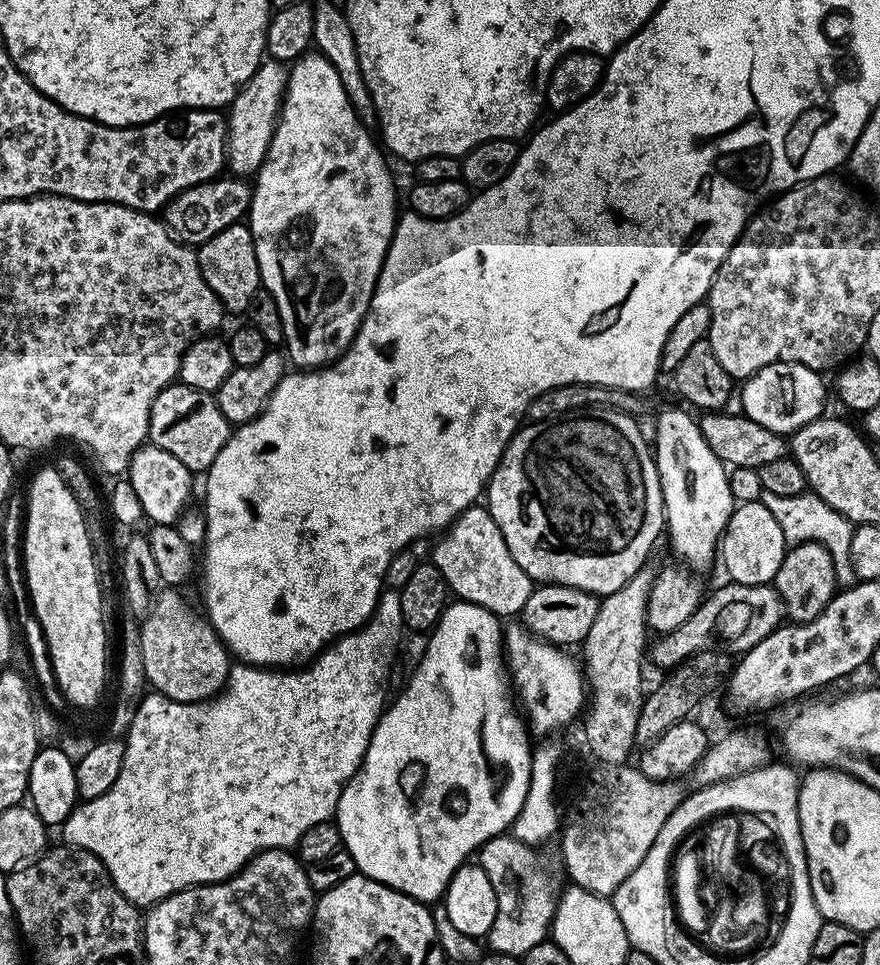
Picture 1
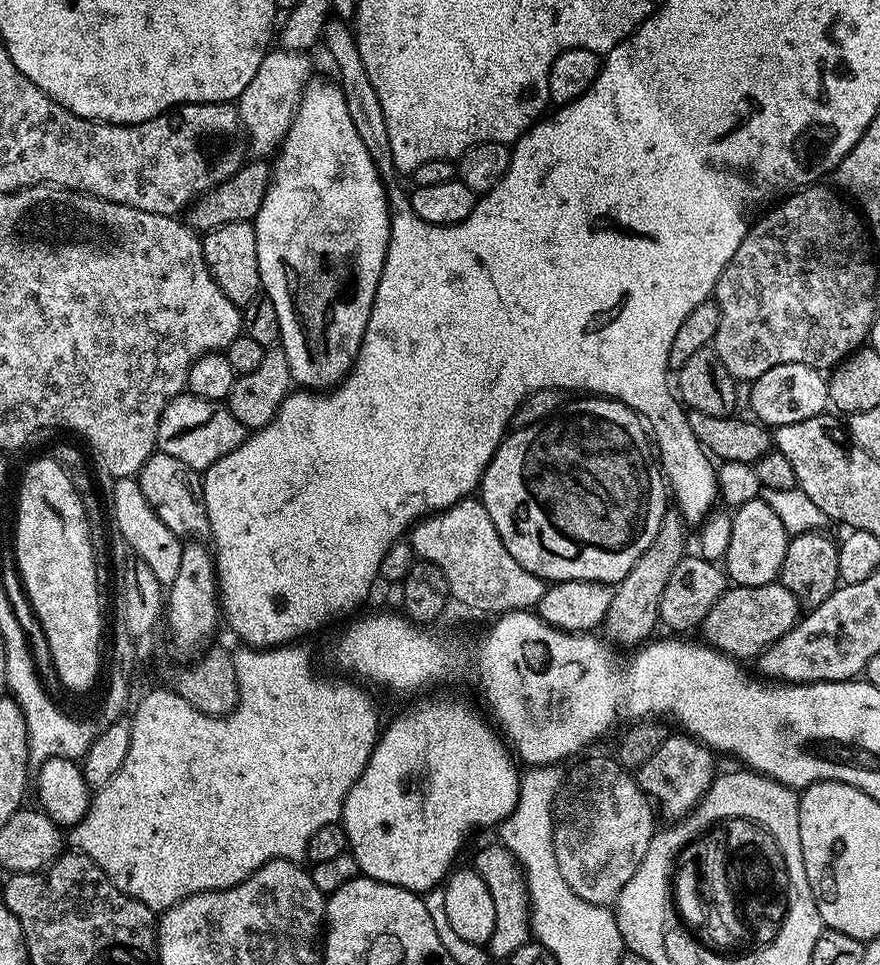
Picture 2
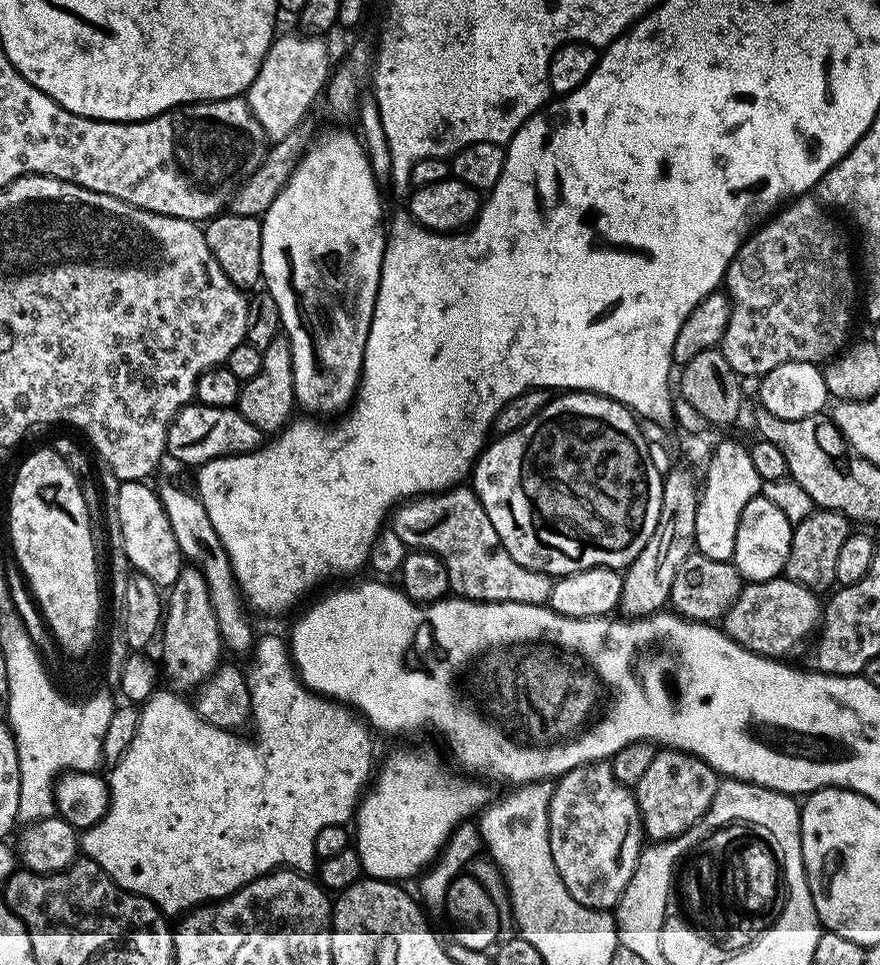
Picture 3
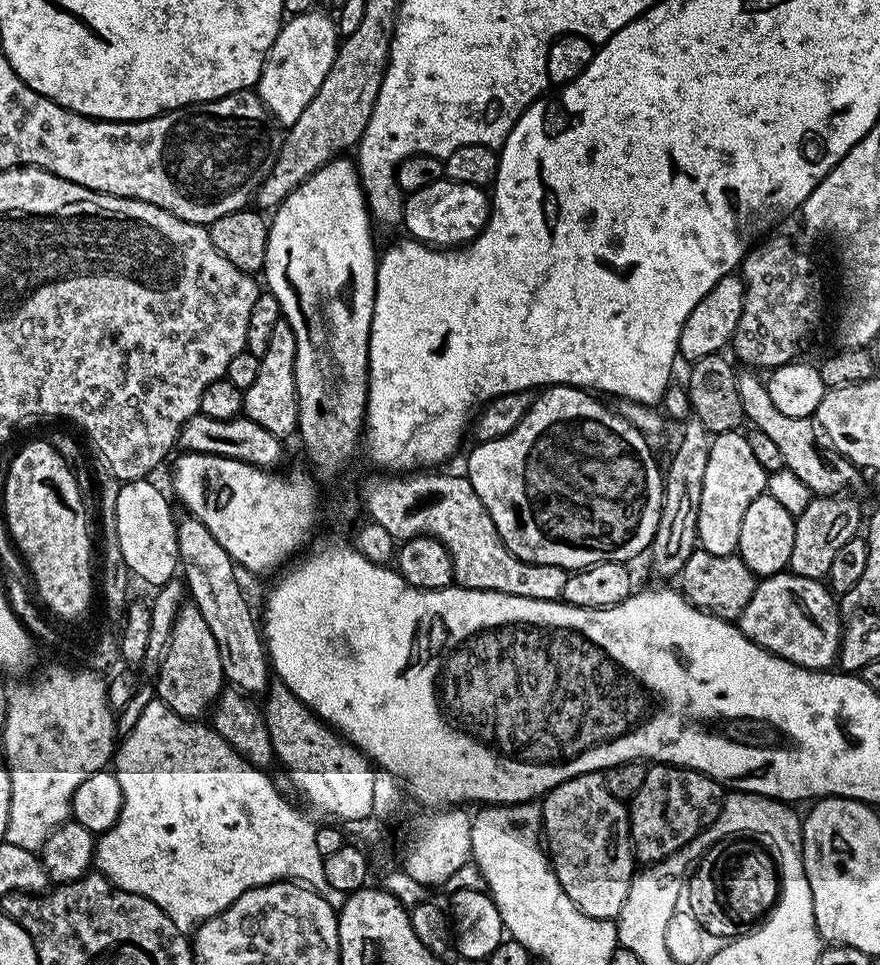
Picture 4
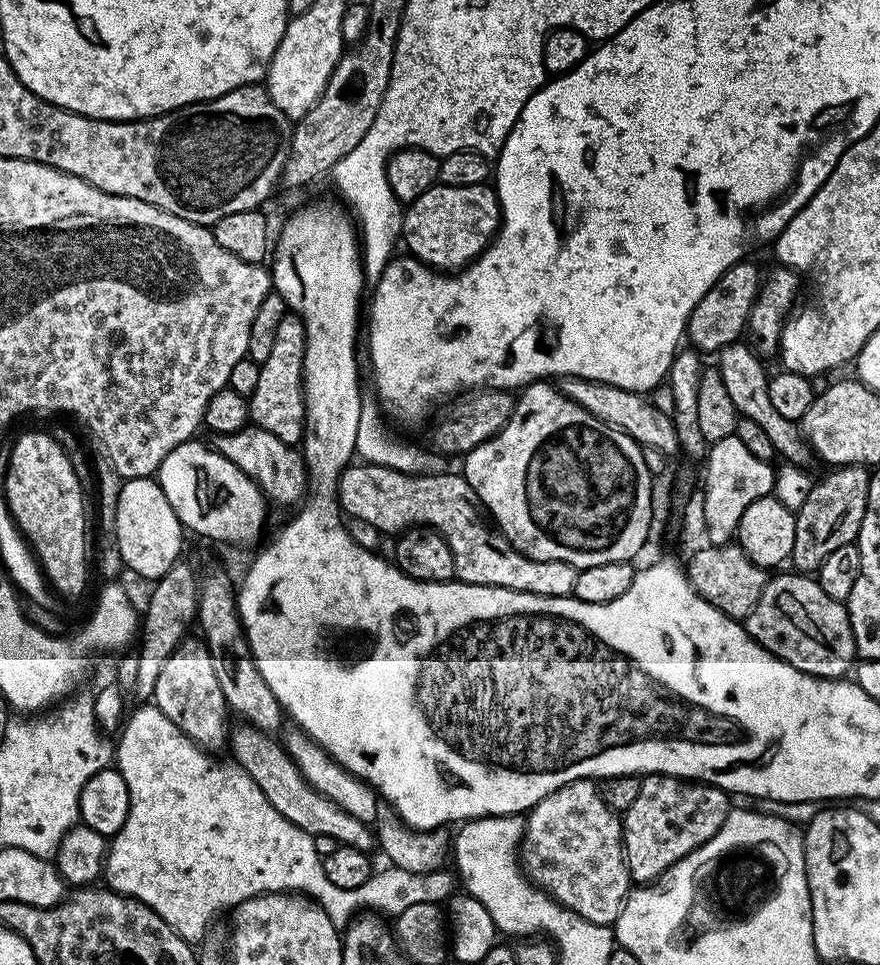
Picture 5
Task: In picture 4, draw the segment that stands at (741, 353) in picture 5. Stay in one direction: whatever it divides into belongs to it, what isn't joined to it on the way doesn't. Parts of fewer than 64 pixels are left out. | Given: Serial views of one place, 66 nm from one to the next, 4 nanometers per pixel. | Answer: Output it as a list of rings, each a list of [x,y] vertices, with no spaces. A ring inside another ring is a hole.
[[[737,371],[738,398],[742,398],[742,410],[747,423],[755,431],[767,434],[775,444],[784,459],[784,467],[793,472],[816,496],[834,496],[845,490],[852,490],[862,476],[861,469],[848,461],[837,448],[833,448],[830,438],[825,436],[824,431],[815,419],[790,418],[770,402],[767,383],[760,380],[755,371]]]

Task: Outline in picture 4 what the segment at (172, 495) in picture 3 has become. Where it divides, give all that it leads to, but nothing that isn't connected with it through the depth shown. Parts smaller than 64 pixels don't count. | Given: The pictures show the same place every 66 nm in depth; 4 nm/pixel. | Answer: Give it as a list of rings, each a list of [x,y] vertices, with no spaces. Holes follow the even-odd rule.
[[[195,514],[185,515],[185,520],[182,519],[176,525],[176,545],[178,546],[178,550],[180,551],[178,560],[182,565],[183,575],[186,577],[186,592],[187,595],[191,598],[191,601],[198,606],[198,610],[202,610],[202,618],[206,618],[206,626],[210,626],[210,634],[214,634],[214,642],[218,642],[218,658],[222,658],[222,670],[224,671],[224,679],[227,681],[229,685],[233,688],[239,688],[241,692],[256,698],[260,695],[267,693],[270,687],[270,679],[268,680],[268,676],[270,677],[270,661],[268,658],[268,653],[266,651],[266,645],[262,639],[262,628],[258,623],[258,616],[252,613],[252,608],[250,605],[244,601],[244,588],[240,585],[240,580],[236,577],[236,572],[238,573],[237,565],[232,563],[232,559],[230,558],[230,554],[226,549],[222,546],[222,542],[218,542],[218,538],[214,538],[214,534],[210,534],[210,530],[206,530],[206,526],[202,526],[202,522],[195,516]]]

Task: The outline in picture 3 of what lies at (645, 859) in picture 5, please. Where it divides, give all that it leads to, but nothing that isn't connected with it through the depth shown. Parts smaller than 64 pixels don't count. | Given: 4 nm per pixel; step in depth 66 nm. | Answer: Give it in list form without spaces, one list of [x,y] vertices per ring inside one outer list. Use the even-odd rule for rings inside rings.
[[[657,751],[654,762],[650,762],[634,789],[645,837],[659,842],[691,833],[694,824],[703,820],[706,810],[710,810],[720,782],[721,777],[709,764],[689,752]]]

